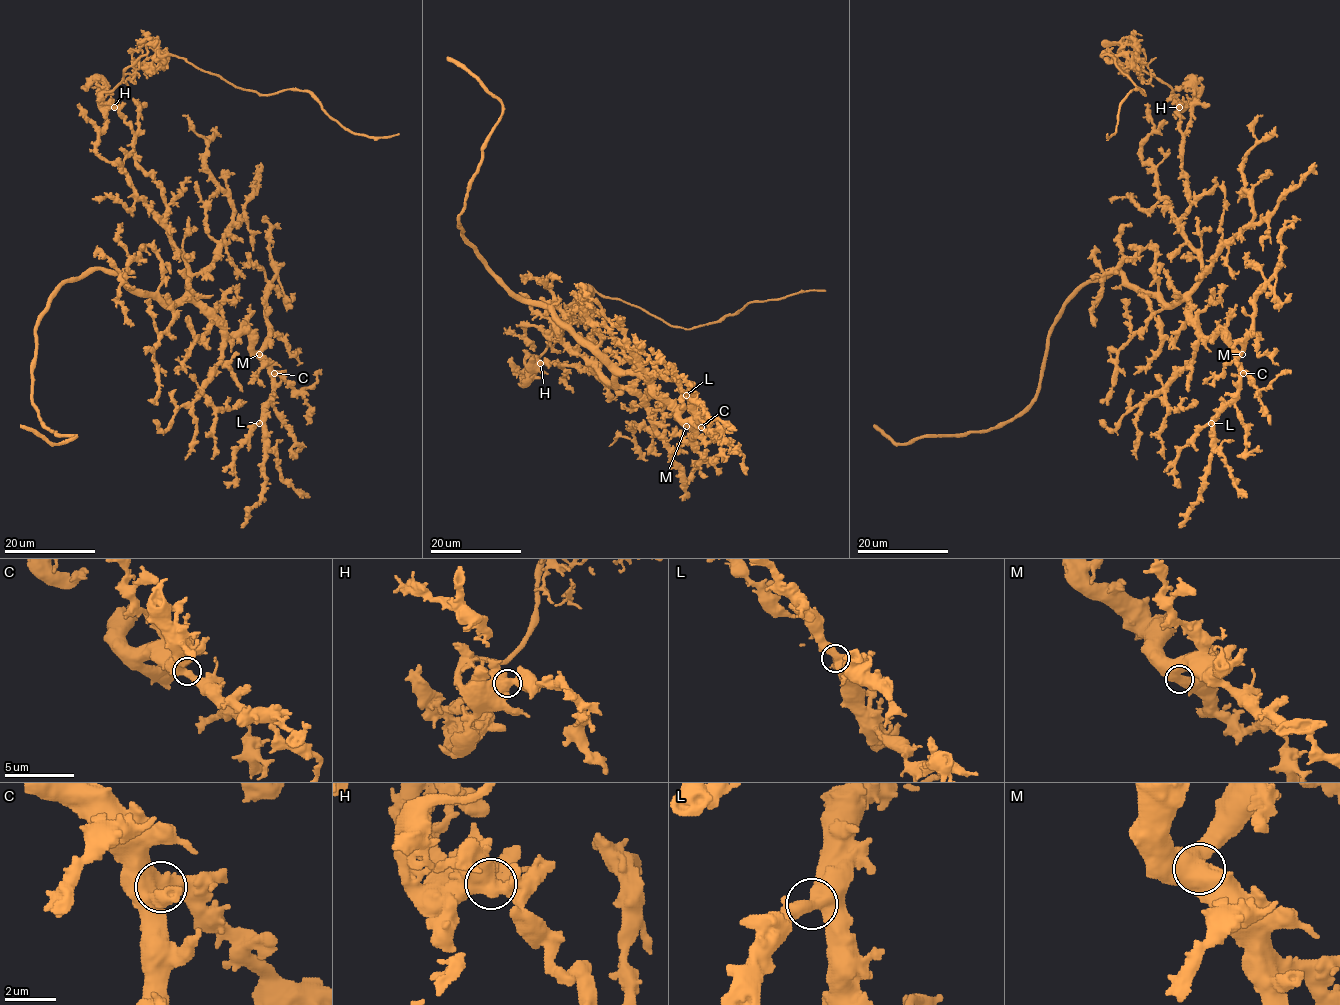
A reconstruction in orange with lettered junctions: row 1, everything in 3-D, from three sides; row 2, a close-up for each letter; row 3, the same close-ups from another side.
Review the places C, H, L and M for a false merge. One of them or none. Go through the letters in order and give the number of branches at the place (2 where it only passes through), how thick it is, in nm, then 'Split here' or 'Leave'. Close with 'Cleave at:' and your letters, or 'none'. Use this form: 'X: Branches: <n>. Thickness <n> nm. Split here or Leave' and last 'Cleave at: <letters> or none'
C: Branches: 2. Thickness 550 nm. Leave
H: Branches: 2. Thickness 750 nm. Split here
L: Branches: 2. Thickness 550 nm. Leave
M: Branches: 2. Thickness 600 nm. Leave
Cleave at: H

